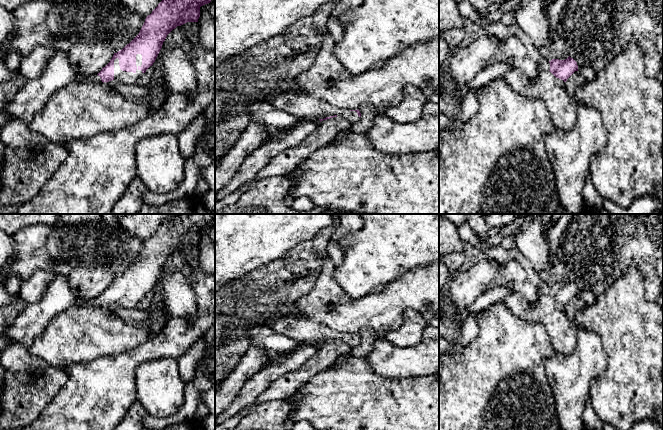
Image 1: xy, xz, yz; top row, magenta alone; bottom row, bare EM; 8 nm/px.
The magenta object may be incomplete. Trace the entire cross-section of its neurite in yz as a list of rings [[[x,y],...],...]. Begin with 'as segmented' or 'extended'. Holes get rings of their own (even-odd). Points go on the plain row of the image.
extended; [[[570,280],[565,284],[552,283],[551,285],[542,281],[538,290],[540,294],[550,295],[559,309],[565,309],[567,303],[578,295],[577,286]]]

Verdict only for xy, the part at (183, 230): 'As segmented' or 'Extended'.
Extended

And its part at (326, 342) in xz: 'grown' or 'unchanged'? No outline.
grown

